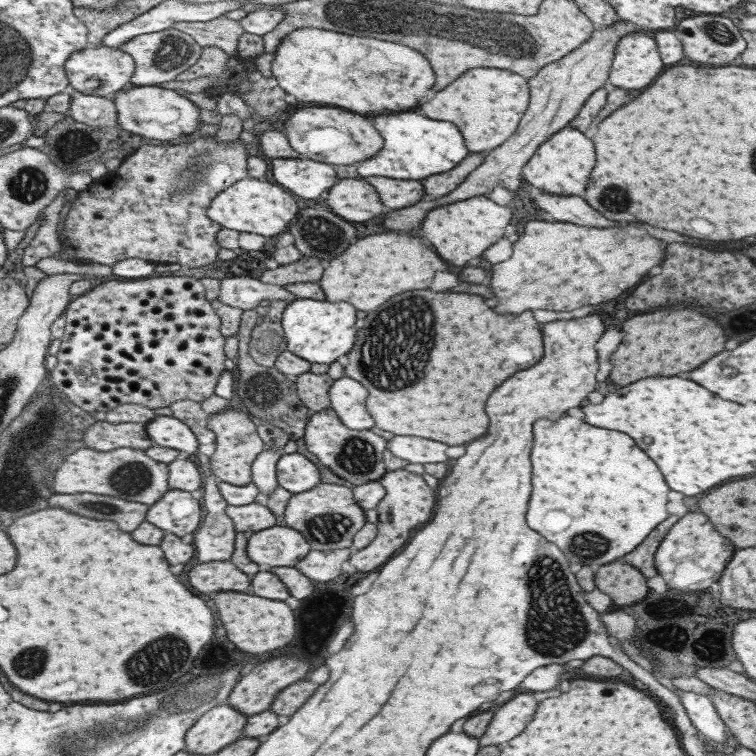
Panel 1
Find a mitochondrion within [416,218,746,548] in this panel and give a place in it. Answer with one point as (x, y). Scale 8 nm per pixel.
(668, 287)

